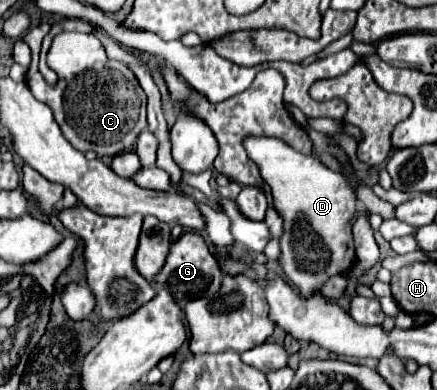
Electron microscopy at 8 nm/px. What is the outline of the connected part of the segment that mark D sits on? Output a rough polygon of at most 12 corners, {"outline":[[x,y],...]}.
{"outline":[[281,139],[245,149],[285,221],[279,265],[301,295],[355,259],[345,175]]}

